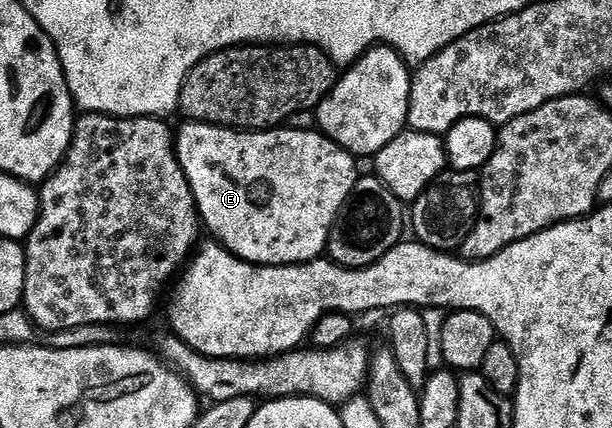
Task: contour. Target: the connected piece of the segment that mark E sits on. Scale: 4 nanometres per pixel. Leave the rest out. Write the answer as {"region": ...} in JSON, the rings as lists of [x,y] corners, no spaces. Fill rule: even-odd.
{"region":[[[186,123],[186,126],[182,130],[177,130],[176,133],[176,152],[178,155],[178,163],[181,165],[182,169],[186,173],[186,181],[190,184],[190,192],[195,195],[201,195],[200,197],[200,217],[204,222],[205,228],[206,225],[215,233],[217,240],[220,242],[222,248],[227,249],[229,253],[233,253],[235,257],[240,258],[242,261],[250,261],[253,265],[301,265],[304,261],[316,261],[323,256],[322,253],[326,249],[326,240],[330,237],[330,228],[334,225],[334,220],[338,217],[338,212],[345,210],[347,208],[350,194],[354,191],[354,185],[358,182],[360,176],[360,170],[357,169],[354,164],[356,164],[356,158],[353,153],[347,151],[347,149],[342,149],[335,143],[335,141],[330,140],[325,133],[321,131],[313,131],[314,133],[309,133],[306,129],[286,129],[290,127],[271,127],[265,131],[239,131],[237,129],[223,129],[220,125],[204,125],[201,123]]]}

